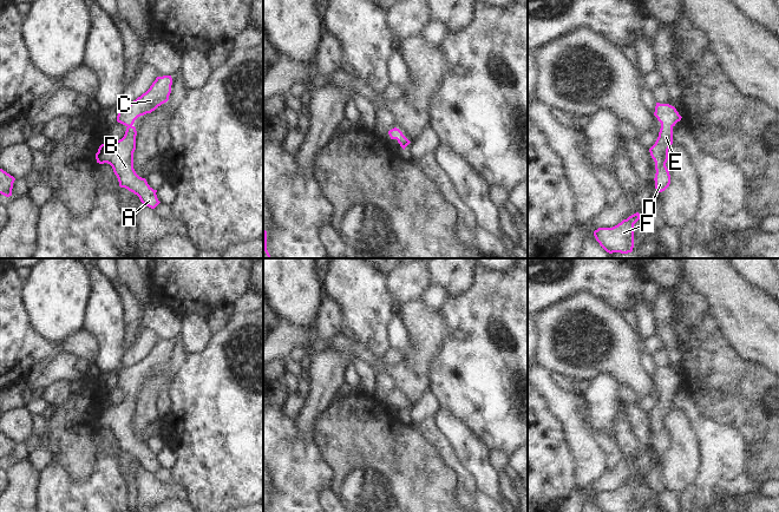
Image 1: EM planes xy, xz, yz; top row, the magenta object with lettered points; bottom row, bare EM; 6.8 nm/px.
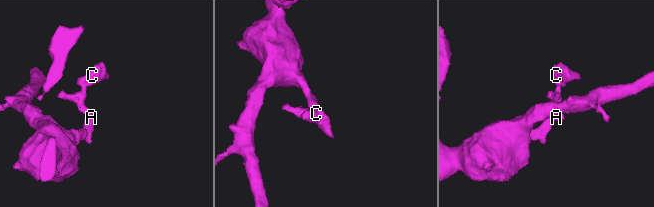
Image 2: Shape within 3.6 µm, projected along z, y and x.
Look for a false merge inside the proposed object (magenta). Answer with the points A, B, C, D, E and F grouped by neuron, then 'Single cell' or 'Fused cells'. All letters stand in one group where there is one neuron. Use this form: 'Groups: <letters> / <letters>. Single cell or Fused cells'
Groups: A B C D E F. Single cell

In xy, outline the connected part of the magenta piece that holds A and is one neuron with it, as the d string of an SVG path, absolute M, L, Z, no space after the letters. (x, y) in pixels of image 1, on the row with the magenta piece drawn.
M171 76L157 77L145 93L130 105L119 106L117 122L126 126L125 134L117 142L110 140L102 144L96 153L97 163L107 163L112 166L120 188L137 195L140 202L151 209L155 209L161 202L156 195L157 190L153 190L146 179L139 177L133 169L137 136L133 123L138 117L151 113L166 103L171 93L171 85Z

